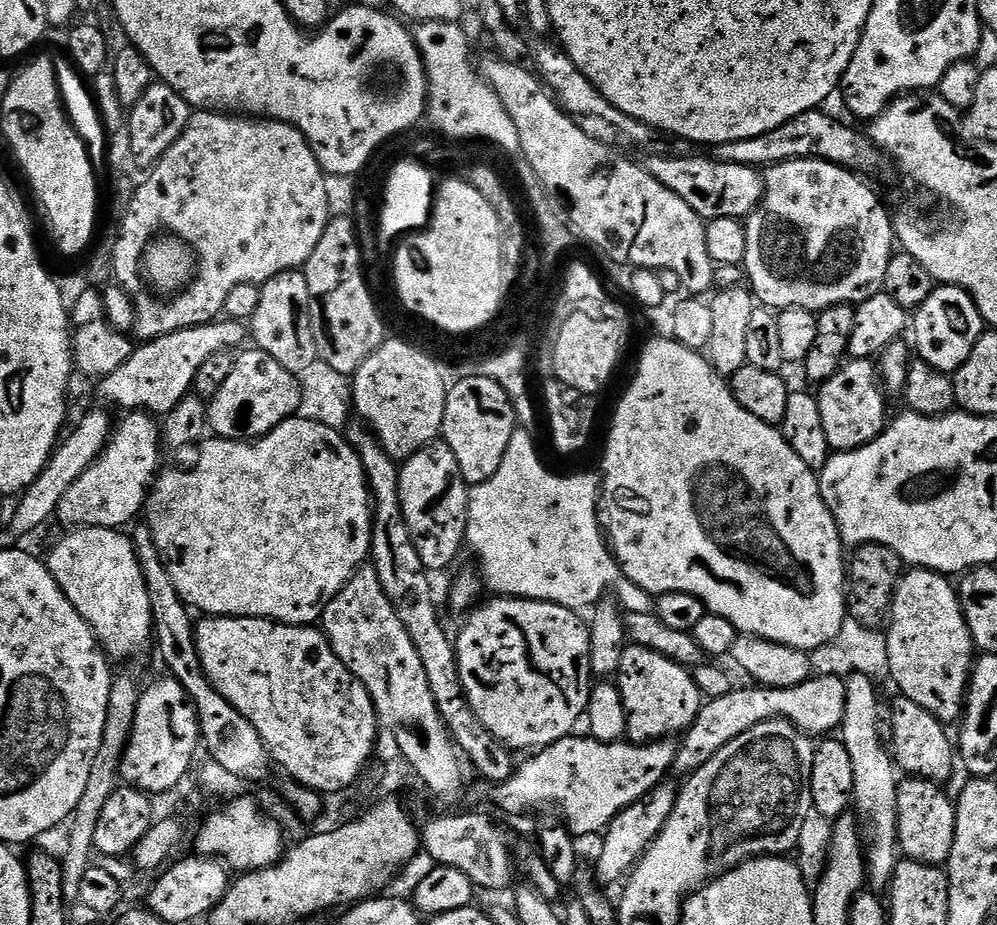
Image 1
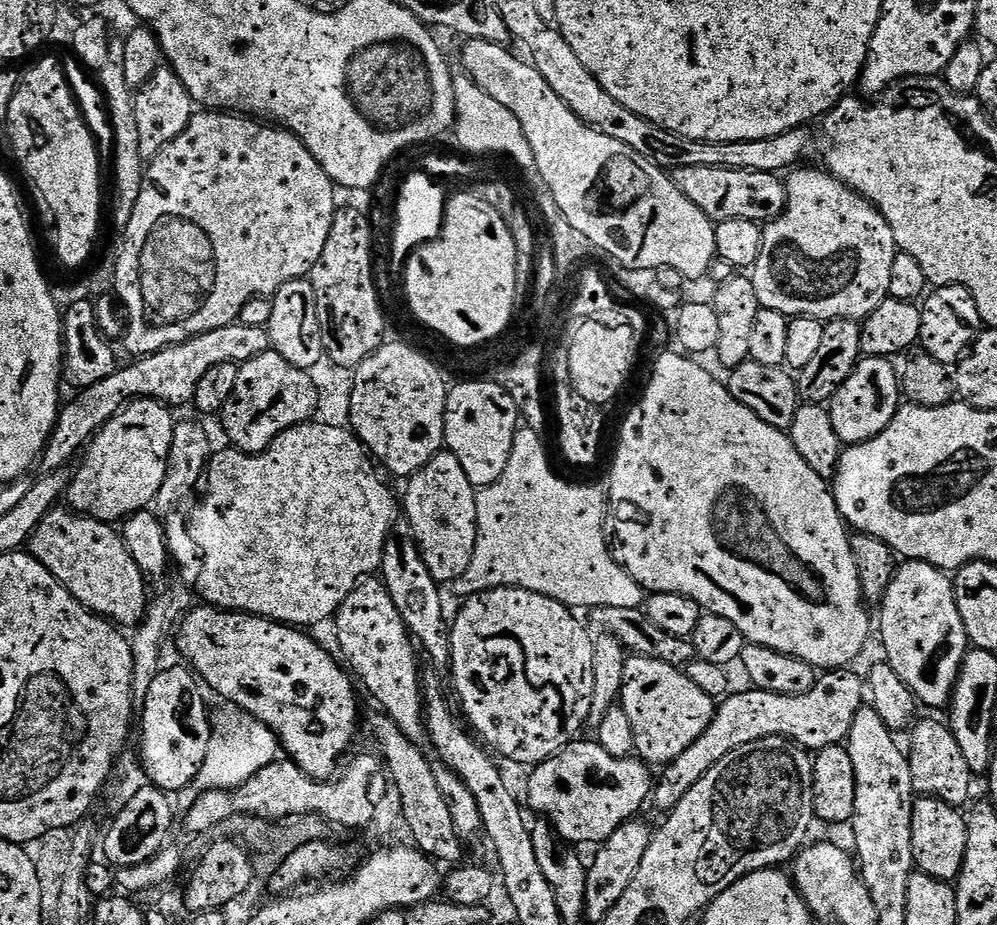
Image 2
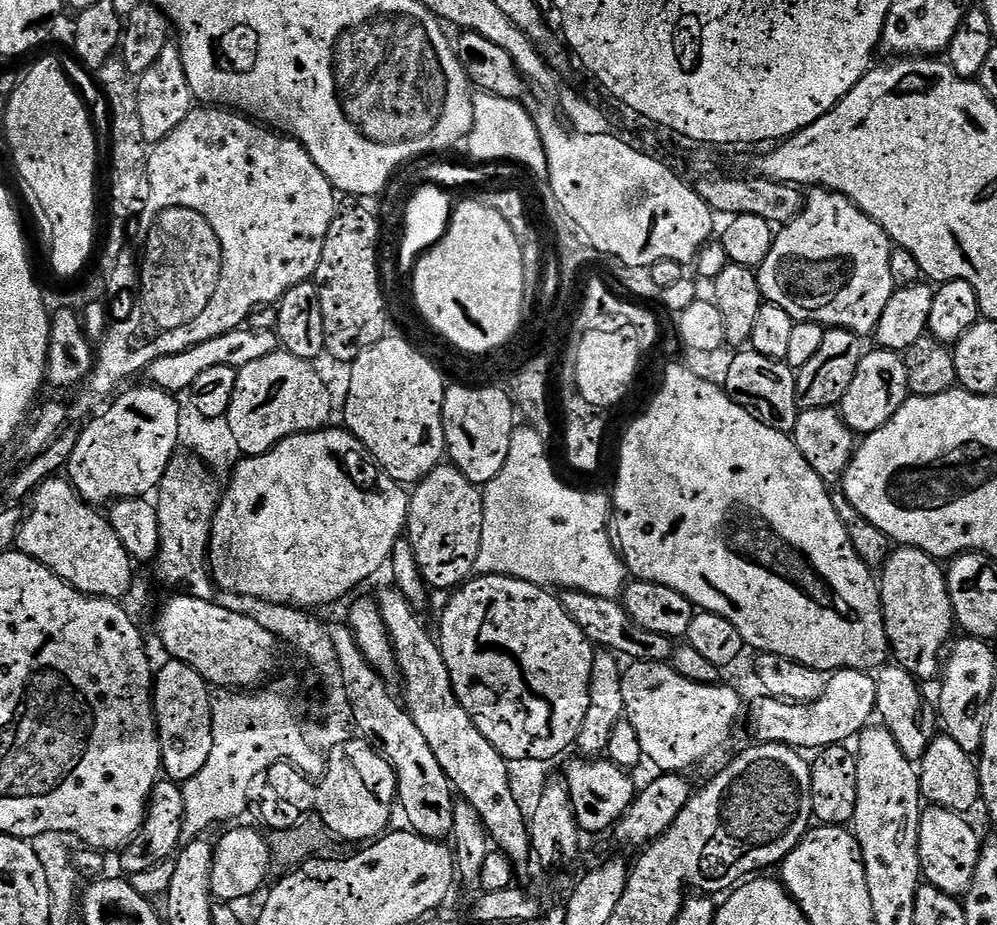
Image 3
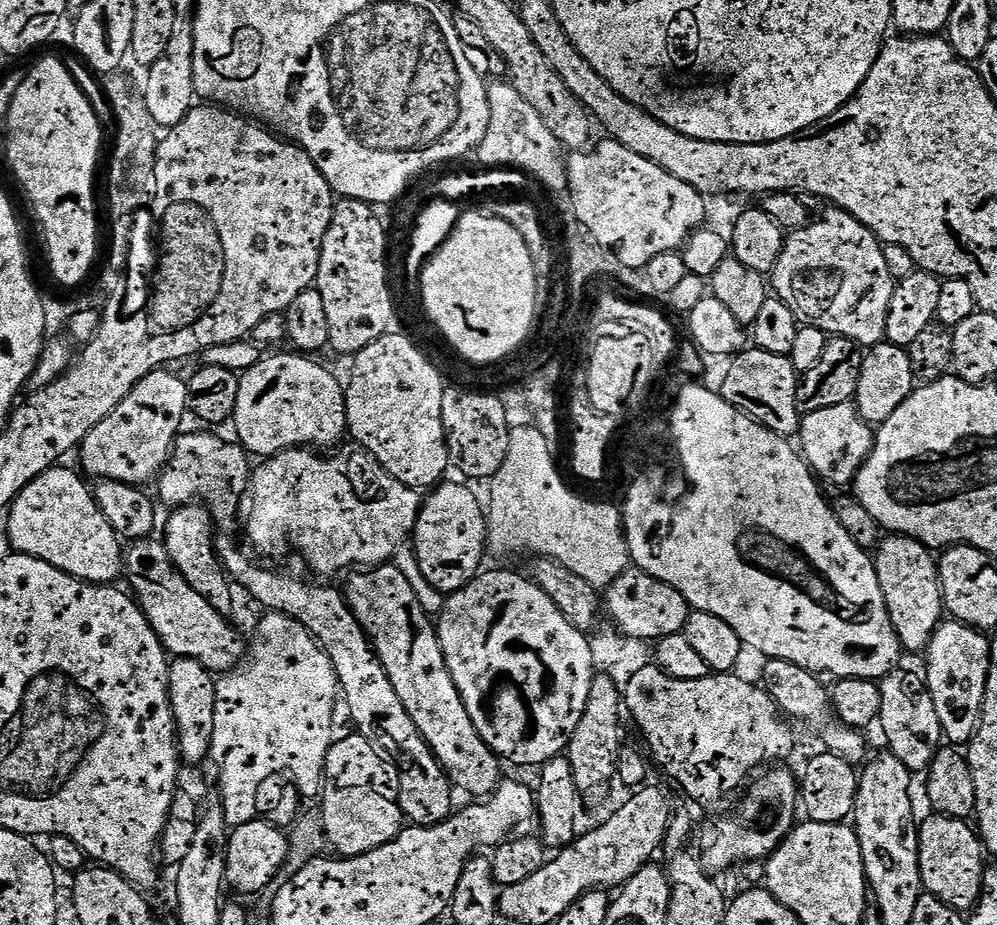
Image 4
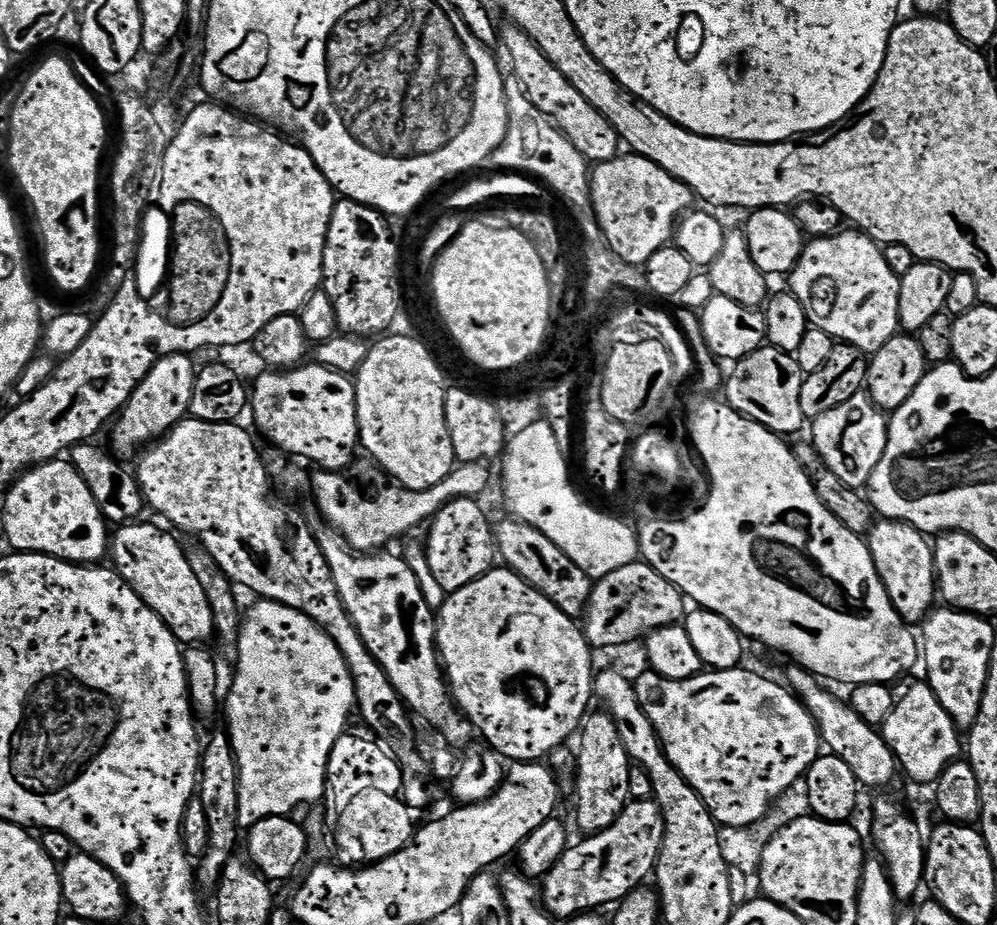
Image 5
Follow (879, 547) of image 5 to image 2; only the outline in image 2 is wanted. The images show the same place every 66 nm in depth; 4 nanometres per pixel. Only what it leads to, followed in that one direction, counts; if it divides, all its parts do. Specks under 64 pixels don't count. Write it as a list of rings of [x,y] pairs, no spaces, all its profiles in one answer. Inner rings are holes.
[[[904,560],[896,569],[880,610],[878,636],[880,632],[880,640],[884,643],[883,659],[898,674],[898,678],[906,682],[923,707],[924,704],[928,708],[940,708],[943,704],[945,707],[951,701],[964,656],[970,650],[966,626],[962,622],[962,614],[958,614],[953,577],[921,560]]]

